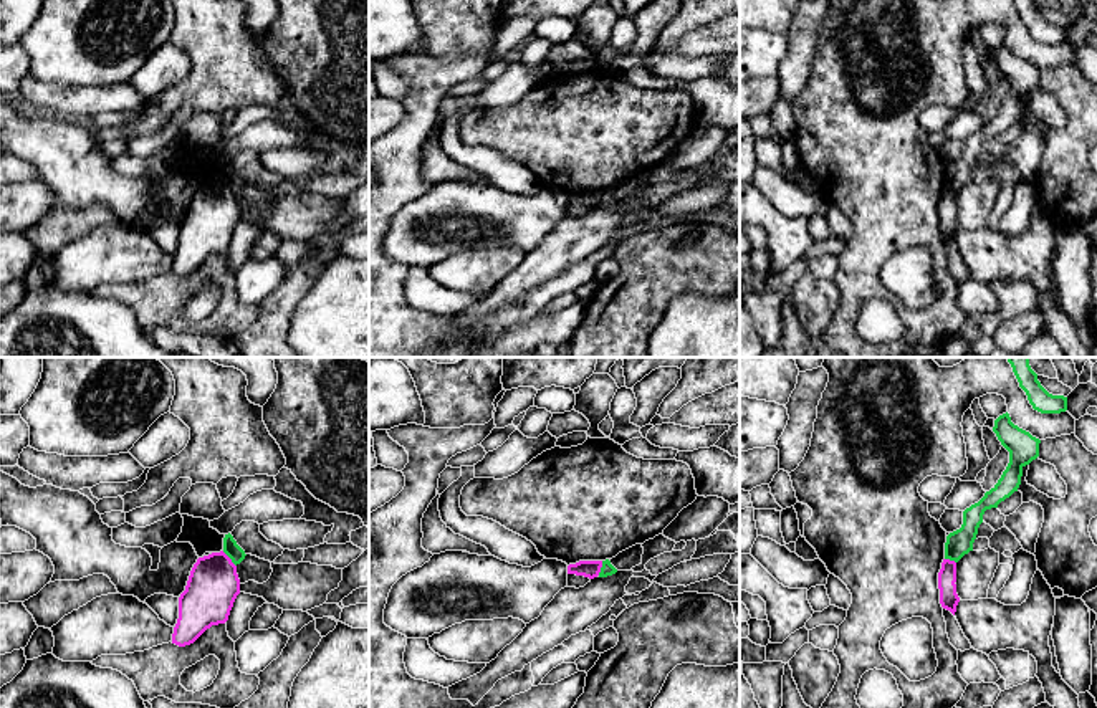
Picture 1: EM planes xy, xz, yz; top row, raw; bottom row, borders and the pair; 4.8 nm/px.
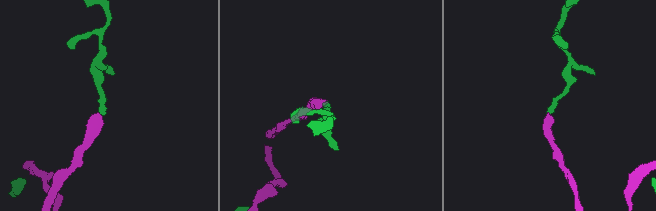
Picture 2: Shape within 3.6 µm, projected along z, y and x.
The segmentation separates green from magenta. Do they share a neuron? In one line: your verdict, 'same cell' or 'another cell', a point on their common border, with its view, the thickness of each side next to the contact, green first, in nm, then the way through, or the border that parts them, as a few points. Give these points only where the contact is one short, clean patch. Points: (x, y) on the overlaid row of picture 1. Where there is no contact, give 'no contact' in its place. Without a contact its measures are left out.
another cell; contact xy (230, 558); calibres 80 and 260 nm; border xy (222, 551), (235, 566)

